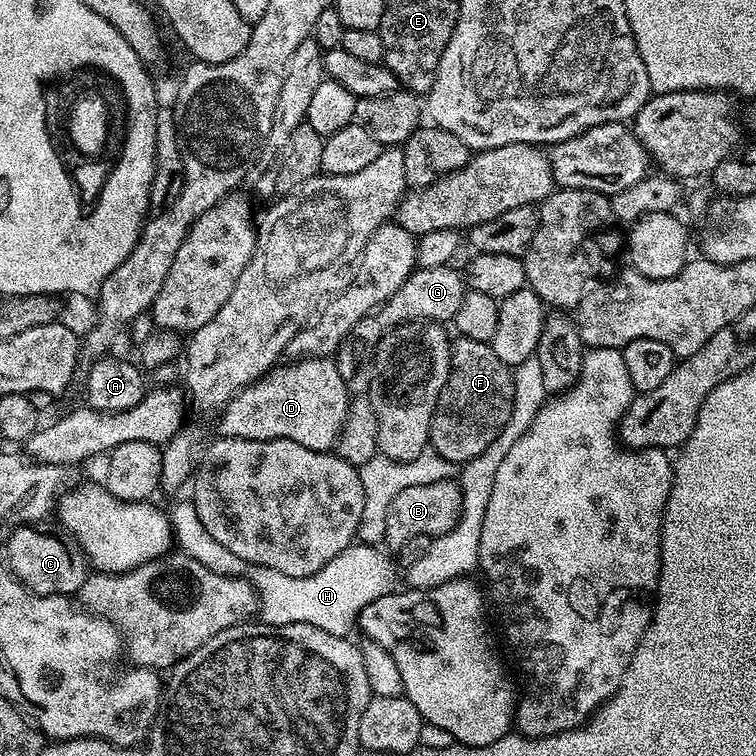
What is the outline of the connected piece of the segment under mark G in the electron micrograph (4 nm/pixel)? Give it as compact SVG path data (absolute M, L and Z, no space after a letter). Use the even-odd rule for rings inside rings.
M447 264L433 268L417 267L410 278L406 278L406 282L385 304L381 304L371 316L356 324L352 330L351 339L357 340L360 344L379 345L382 337L393 326L399 326L405 322L451 321L458 314L458 306L462 306L462 298L466 291L466 276L461 269L460 272L456 266Z

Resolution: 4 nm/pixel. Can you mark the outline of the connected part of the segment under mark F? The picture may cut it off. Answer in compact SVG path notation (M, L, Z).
M457 339L452 346L452 369L428 435L431 447L454 466L468 466L480 456L512 420L516 381L509 365L494 354L491 343Z

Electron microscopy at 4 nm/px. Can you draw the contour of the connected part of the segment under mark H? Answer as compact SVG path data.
M353 542L342 554L338 554L338 558L334 558L334 562L326 562L326 566L318 570L318 574L310 574L306 578L296 578L269 568L253 567L250 583L256 589L259 619L266 624L309 624L318 626L335 636L347 637L348 631L357 627L360 612L367 604L397 591L396 568L398 569L398 564L393 557L392 561L383 552L384 550L383 547L375 544Z

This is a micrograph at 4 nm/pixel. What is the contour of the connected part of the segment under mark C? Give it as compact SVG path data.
M24 522L21 528L13 527L8 536L6 567L16 579L40 596L67 596L79 593L90 574L90 565L84 549L69 532L51 532L48 526L33 526Z

